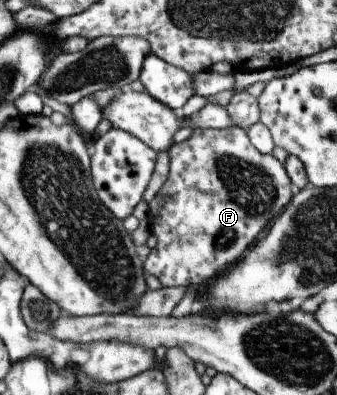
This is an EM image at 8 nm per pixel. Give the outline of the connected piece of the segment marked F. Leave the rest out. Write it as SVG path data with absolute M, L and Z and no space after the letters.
M232 126L226 129L196 128L191 136L168 149L168 179L148 202L148 220L157 245L150 250L143 267L146 275L158 279L164 288L202 287L234 267L255 245L256 237L269 227L292 201L291 179L272 154L262 155L254 147L247 131Z

